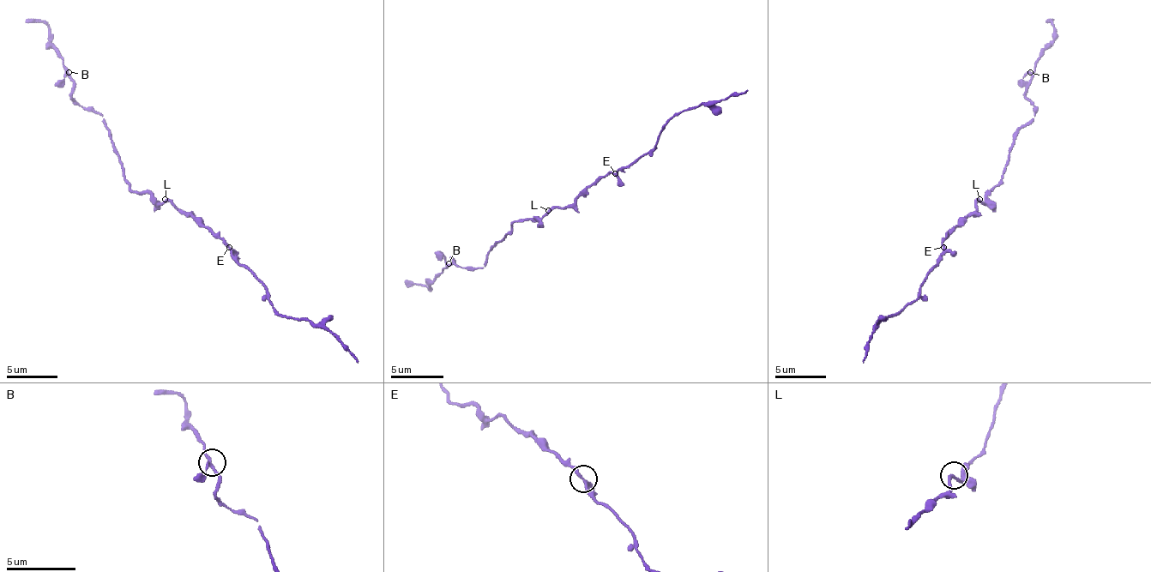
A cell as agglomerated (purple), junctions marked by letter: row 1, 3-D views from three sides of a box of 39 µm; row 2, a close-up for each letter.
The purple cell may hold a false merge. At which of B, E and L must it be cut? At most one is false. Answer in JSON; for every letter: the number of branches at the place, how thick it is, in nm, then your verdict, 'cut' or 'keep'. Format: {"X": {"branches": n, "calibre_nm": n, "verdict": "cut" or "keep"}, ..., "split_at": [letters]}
{"B": {"branches": 3, "calibre_nm": 170, "verdict": "keep"}, "E": {"branches": 3, "calibre_nm": 190, "verdict": "keep"}, "L": {"branches": 2, "calibre_nm": 200, "verdict": "keep"}, "split_at": []}

